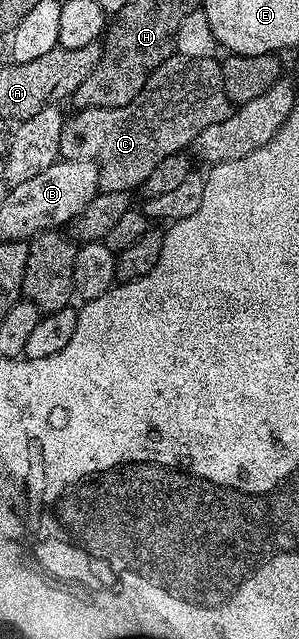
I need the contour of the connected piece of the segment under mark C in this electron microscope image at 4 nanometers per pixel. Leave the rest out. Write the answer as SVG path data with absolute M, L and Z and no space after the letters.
M172 55L156 68L159 74L159 86L150 86L147 82L143 93L135 101L121 108L97 108L90 106L84 110L76 109L75 115L68 117L63 124L59 153L69 160L89 160L99 165L101 171L99 185L109 192L131 192L142 187L145 176L165 160L165 156L186 151L209 124L221 124L231 115L233 103L225 96L223 67L215 58L189 58Z

